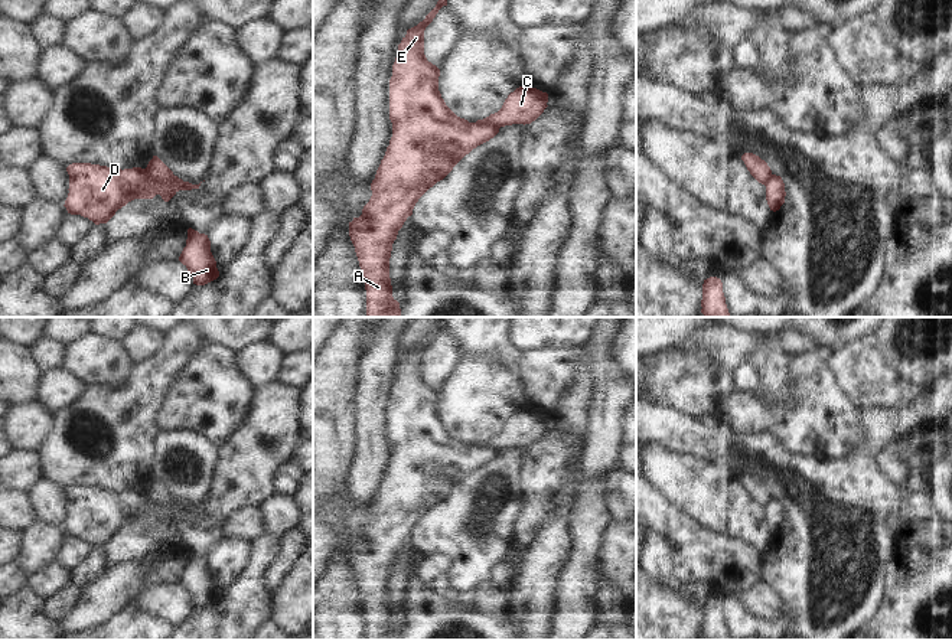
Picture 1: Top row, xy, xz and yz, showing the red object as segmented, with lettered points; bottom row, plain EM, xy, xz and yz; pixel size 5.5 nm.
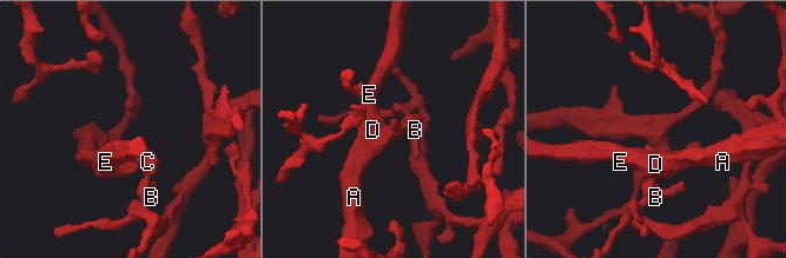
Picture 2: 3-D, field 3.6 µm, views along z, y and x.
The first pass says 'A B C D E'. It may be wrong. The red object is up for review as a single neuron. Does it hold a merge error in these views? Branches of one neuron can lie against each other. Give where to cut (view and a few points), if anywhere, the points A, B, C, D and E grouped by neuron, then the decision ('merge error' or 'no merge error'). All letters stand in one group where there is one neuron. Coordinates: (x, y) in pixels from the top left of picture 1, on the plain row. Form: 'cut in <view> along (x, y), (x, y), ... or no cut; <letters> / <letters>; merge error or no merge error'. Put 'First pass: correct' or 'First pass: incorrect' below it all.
cut in xy along (144, 492), (156, 505), (170, 506), (178, 513); A D E / B C; merge error
First pass: incorrect

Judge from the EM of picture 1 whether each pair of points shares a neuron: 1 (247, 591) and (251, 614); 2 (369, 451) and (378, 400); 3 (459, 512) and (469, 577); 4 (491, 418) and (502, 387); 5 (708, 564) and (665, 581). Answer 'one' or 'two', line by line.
1: one
2: one
3: one
4: one
5: two

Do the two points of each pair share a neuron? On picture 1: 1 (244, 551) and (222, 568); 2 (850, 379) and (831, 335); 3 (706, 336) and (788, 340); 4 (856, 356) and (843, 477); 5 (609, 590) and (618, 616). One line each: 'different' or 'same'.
1: same
2: different
3: same
4: different
5: same

